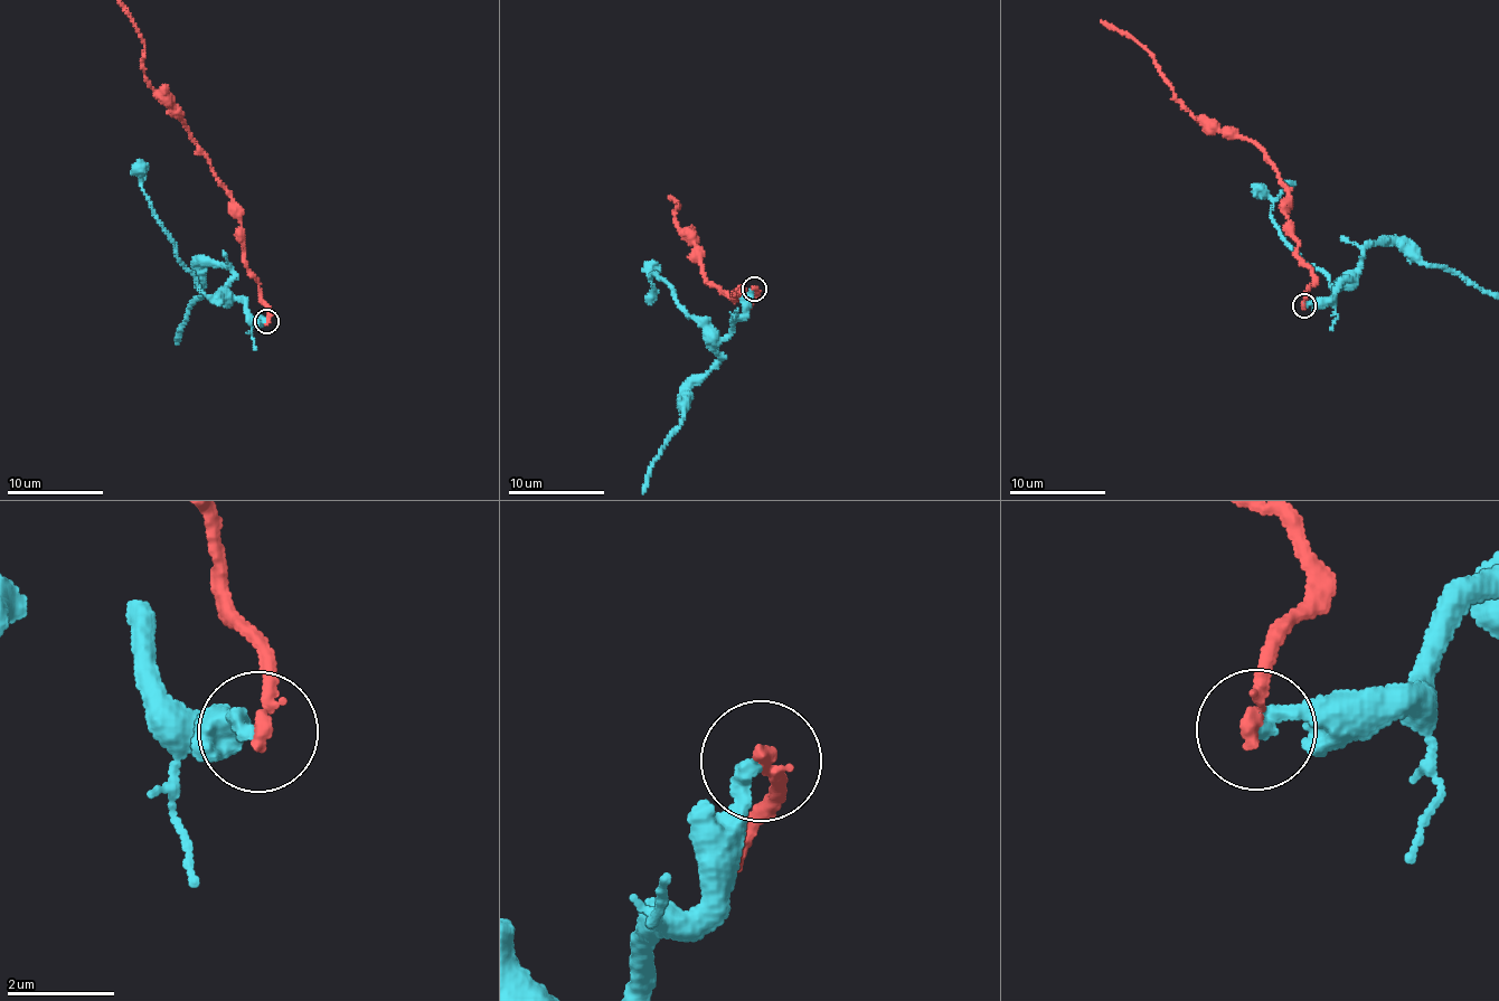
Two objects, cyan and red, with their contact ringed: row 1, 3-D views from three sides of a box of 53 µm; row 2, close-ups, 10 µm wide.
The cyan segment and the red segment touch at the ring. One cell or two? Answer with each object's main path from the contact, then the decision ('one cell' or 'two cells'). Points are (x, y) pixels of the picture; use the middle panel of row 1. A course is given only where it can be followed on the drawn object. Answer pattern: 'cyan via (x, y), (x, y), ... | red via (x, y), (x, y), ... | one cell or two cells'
cyan via (754, 289), (747, 307), (715, 346), (722, 357), (693, 385), (682, 424), (651, 465), (642, 493) | two cells

